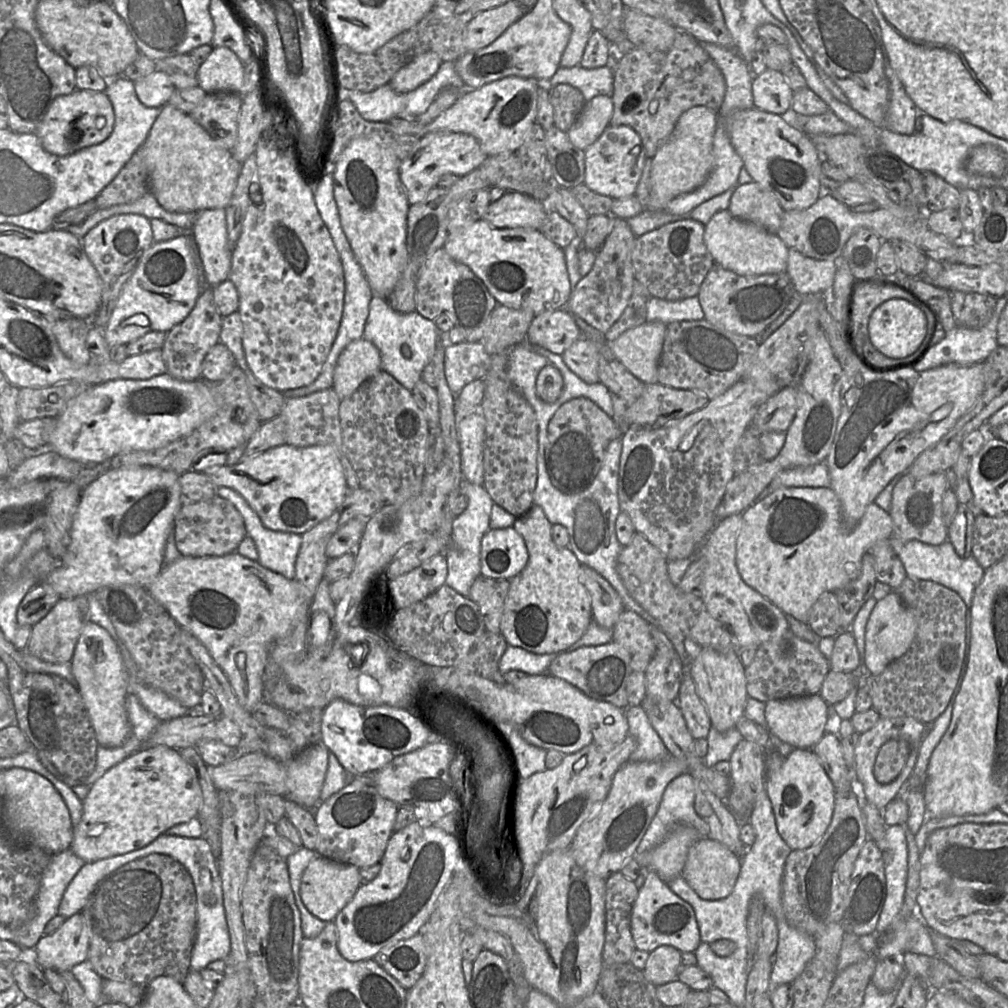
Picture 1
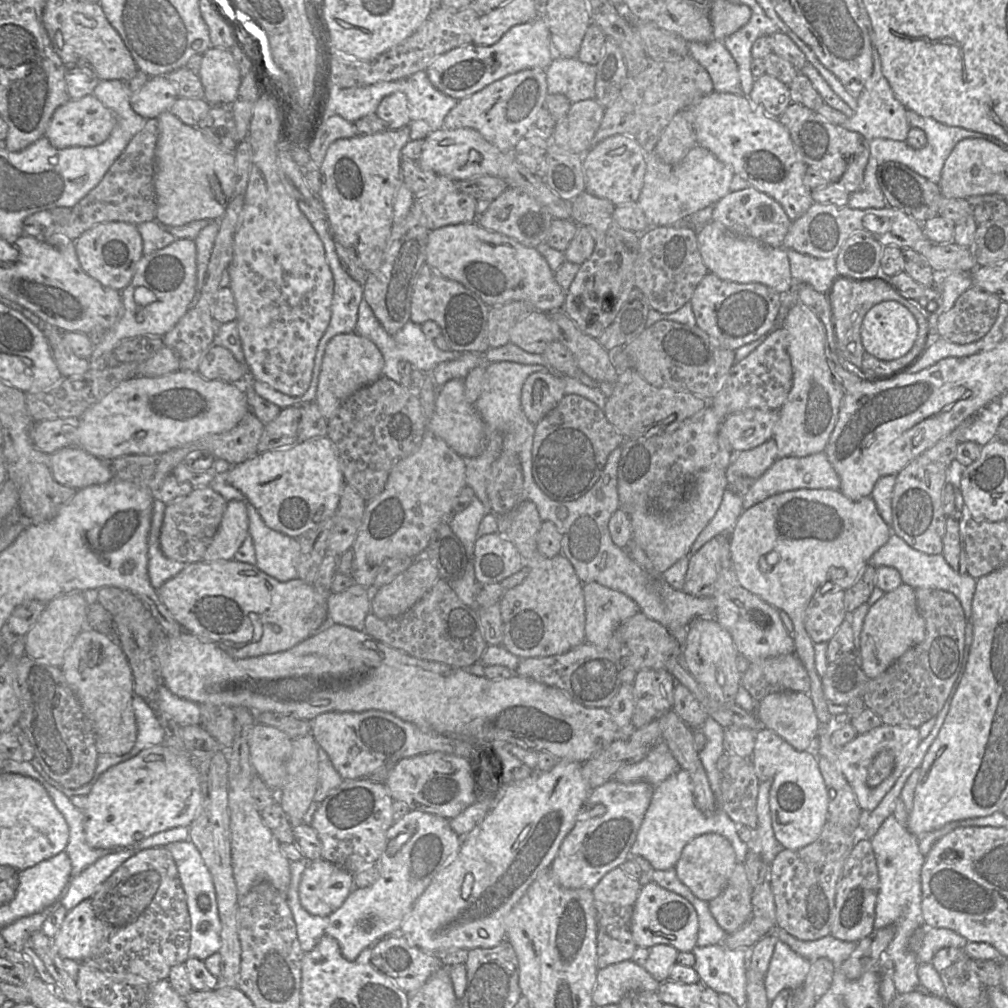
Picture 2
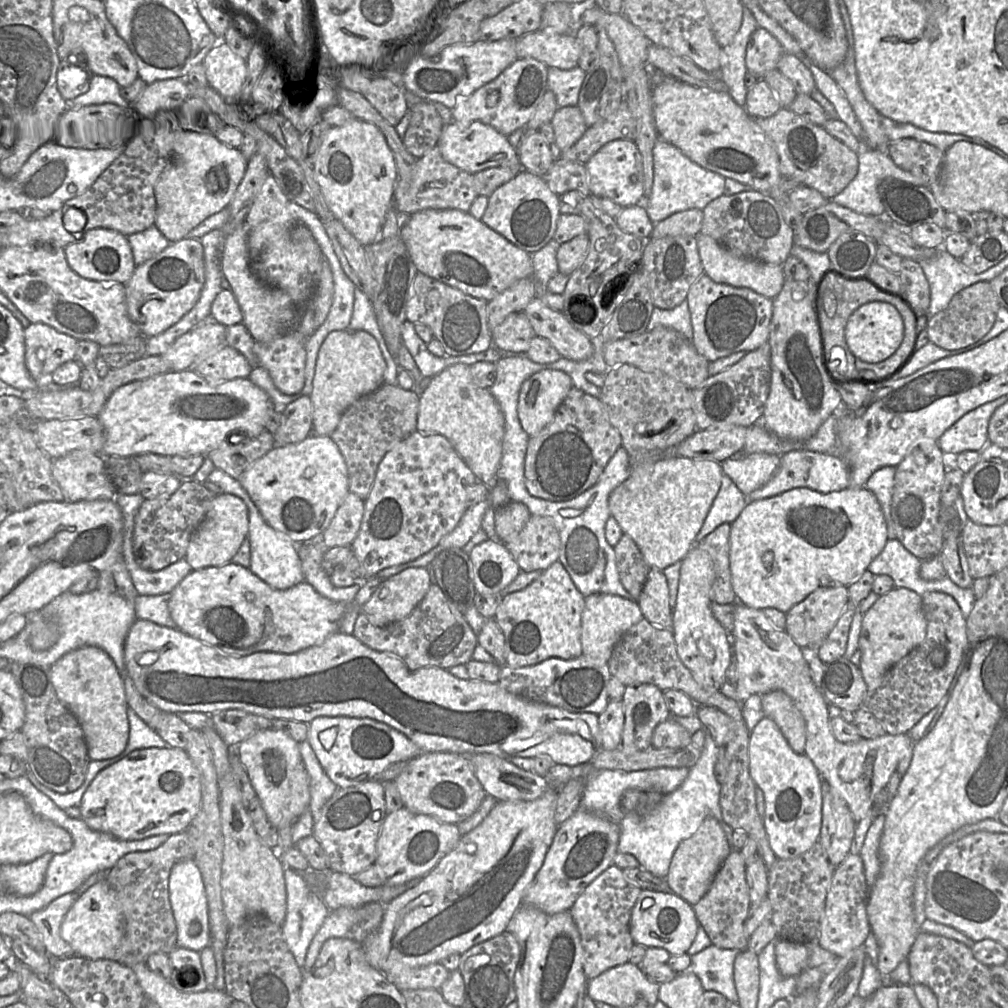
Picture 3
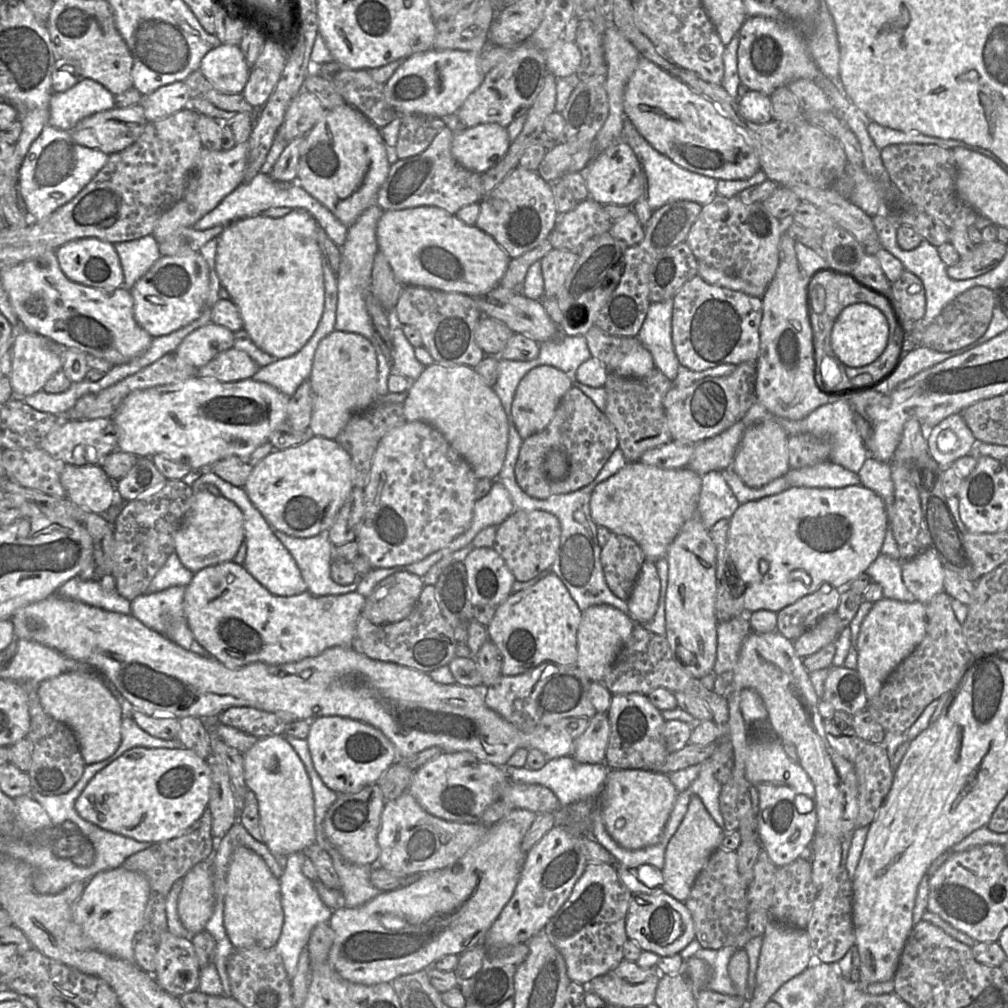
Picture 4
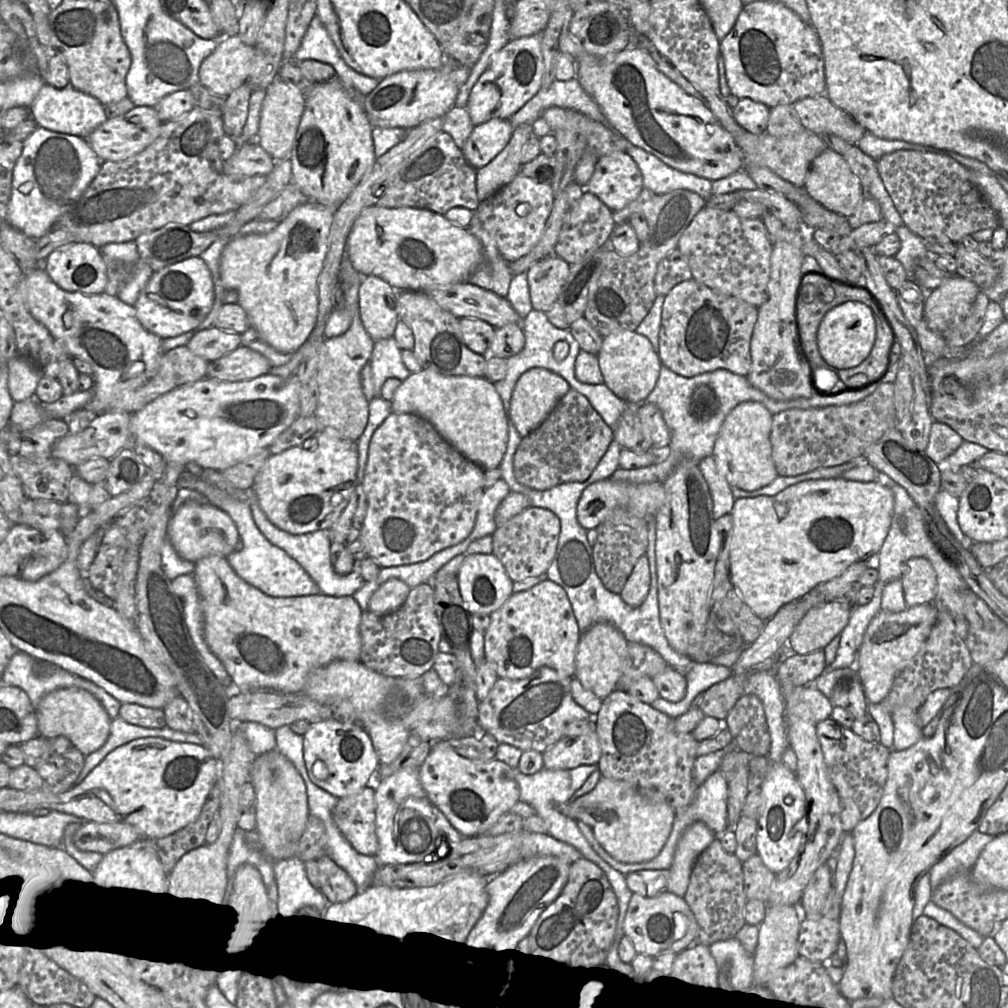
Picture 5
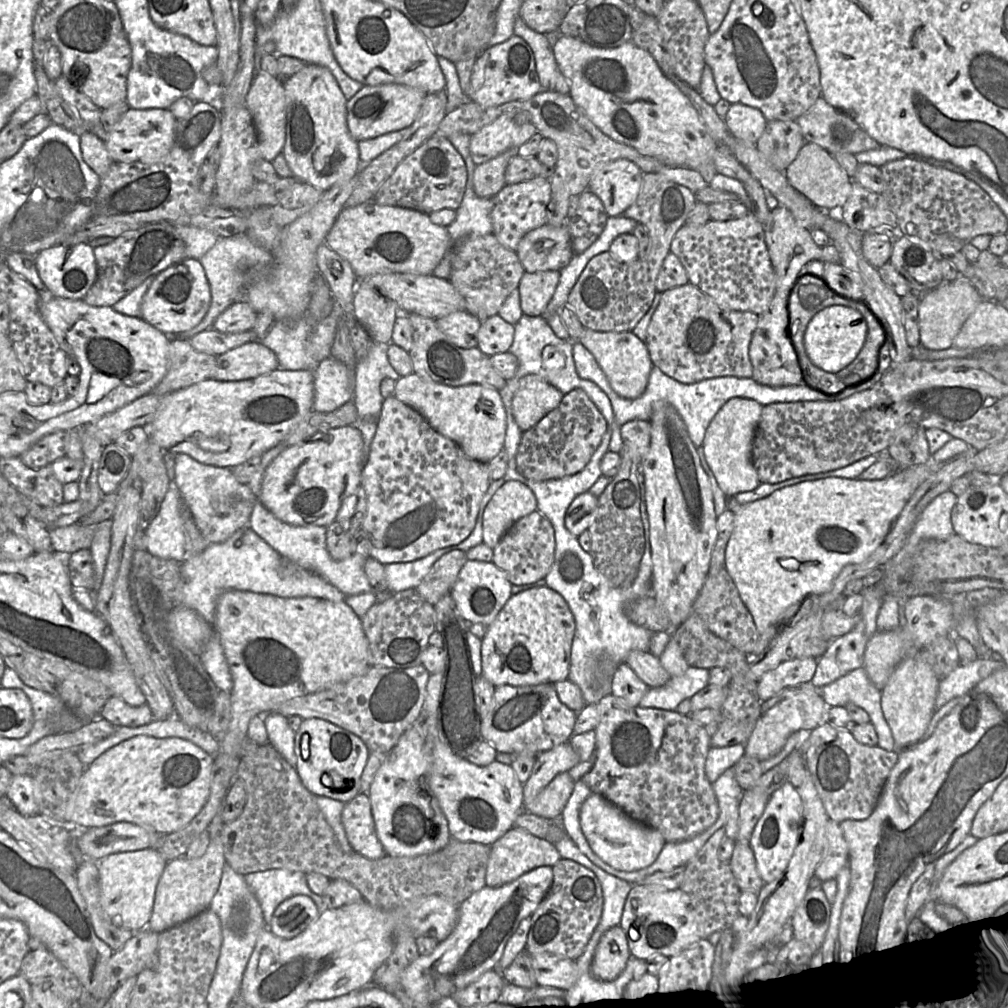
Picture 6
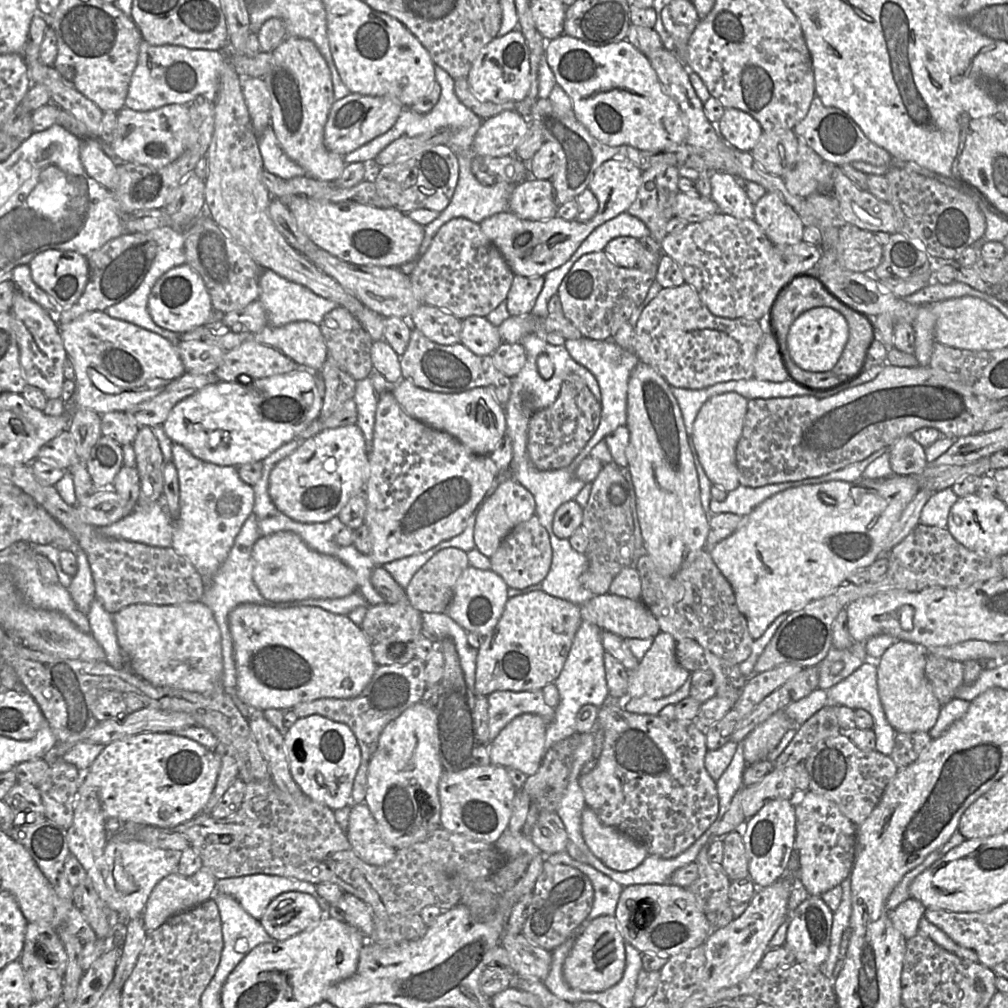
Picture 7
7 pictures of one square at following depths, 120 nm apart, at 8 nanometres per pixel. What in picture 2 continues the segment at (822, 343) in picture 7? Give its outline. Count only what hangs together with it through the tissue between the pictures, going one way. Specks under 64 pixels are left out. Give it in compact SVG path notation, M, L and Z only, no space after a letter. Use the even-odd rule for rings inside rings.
M893 300L874 305L864 316L861 325L861 343L868 354L880 360L894 360L904 356L913 347L918 335L915 316L904 305Z

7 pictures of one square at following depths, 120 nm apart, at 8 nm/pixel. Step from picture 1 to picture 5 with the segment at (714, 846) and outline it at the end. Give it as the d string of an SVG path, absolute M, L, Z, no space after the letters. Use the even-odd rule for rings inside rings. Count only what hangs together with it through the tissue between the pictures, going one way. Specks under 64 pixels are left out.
M696 821L685 829L669 868L667 891L684 898L698 856L715 838L716 834L702 821Z

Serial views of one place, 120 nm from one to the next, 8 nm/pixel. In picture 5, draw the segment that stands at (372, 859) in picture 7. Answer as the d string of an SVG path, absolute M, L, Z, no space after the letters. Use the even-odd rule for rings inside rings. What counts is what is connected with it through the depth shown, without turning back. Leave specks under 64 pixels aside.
M371 786L338 799L332 818L353 849L365 856L376 857L375 790Z

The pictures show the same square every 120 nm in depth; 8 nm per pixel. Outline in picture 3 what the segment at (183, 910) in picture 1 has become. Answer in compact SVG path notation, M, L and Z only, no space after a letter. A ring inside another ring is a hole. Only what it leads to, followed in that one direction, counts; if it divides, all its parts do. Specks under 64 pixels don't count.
M182 831L170 835L159 847L148 851L135 851L120 858L106 873L106 880L114 890L117 908L123 922L123 937L114 961L131 968L137 963L146 963L147 958L154 953L168 955L177 945L177 926L169 899L169 877L173 866L183 860L194 859L195 849L188 833Z

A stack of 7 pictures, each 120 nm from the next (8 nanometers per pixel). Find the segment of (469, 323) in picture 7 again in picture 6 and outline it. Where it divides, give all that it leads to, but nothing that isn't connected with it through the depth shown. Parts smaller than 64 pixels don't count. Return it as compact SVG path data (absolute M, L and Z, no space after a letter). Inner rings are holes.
M498 314L481 322L477 333L477 348L487 356L509 351L514 340L515 327Z

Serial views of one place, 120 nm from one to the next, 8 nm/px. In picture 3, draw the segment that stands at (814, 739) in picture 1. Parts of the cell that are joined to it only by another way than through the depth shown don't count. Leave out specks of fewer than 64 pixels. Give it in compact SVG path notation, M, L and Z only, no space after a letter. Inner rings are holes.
M776 690L762 695L761 700L764 715L777 724L793 751L803 754L806 723L792 699L783 691Z

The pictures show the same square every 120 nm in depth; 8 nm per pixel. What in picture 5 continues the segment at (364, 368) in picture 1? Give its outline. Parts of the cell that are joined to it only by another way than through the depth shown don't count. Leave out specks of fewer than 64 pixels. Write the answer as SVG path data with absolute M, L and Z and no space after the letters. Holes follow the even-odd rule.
M359 300L357 314L354 314L349 329L342 335L325 338L319 347L318 356L318 402L315 417L319 430L334 430L340 436L356 441L362 435L368 421L369 400L365 397L361 384L361 370L369 362L375 341L365 330L359 315Z

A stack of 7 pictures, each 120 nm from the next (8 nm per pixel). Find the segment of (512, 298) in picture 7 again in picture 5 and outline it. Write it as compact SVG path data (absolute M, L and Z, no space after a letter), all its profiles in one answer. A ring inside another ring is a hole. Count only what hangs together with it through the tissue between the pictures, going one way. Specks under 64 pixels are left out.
M557 255L533 264L527 271L532 307L547 312L557 301L569 276L571 265Z

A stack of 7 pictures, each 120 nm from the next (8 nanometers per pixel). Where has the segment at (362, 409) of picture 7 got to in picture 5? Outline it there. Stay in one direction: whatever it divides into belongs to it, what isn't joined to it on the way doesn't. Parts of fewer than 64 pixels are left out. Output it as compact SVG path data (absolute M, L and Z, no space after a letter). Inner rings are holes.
M393 336L375 341L369 364L377 396L380 396L380 390L388 378L403 381L411 374L403 363L401 349Z

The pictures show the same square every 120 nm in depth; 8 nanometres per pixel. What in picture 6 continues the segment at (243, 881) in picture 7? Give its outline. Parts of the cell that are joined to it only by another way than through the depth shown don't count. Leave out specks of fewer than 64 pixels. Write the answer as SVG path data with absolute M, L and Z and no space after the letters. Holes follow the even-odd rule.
M270 869L246 874L244 880L256 897L268 928L276 907L292 896L308 896L319 911L326 909L322 896L316 895L309 889L306 874L302 872Z

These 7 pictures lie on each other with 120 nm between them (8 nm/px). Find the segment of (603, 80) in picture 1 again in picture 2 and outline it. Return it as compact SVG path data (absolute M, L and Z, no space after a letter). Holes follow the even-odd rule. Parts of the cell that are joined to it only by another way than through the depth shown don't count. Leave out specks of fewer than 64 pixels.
M555 57L545 69L548 94L563 94L571 103L595 97L596 65L582 63L577 57Z

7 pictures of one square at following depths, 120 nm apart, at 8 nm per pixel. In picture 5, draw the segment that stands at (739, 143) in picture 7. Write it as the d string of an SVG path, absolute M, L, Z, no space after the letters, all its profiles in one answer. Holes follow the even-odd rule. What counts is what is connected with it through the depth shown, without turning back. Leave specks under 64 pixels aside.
M742 98L732 109L732 116L737 124L752 134L766 131L770 108L763 103Z

